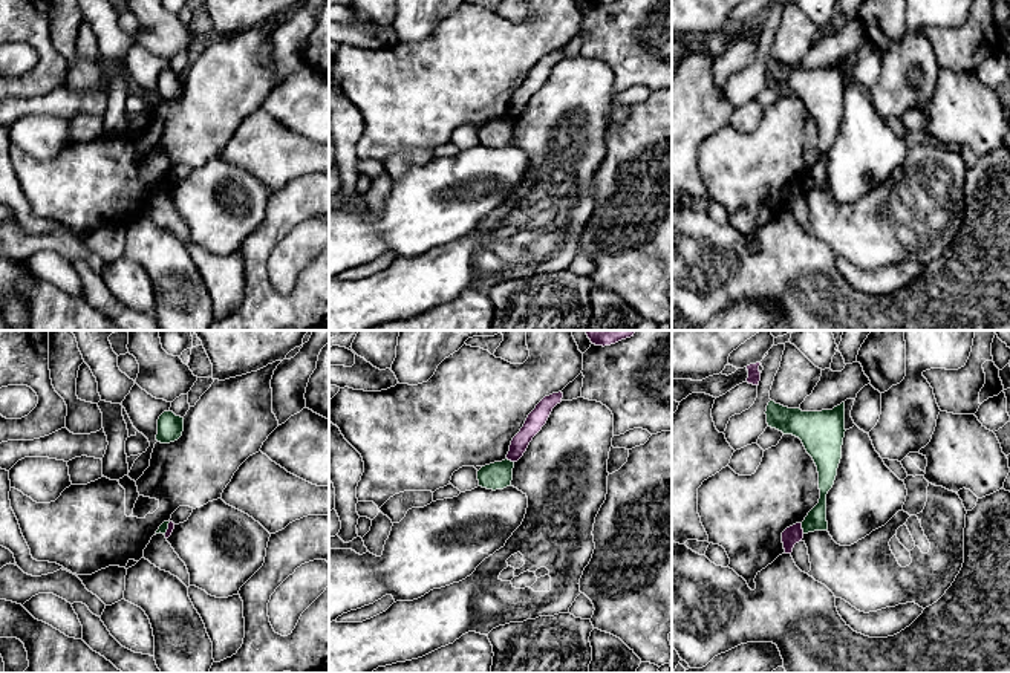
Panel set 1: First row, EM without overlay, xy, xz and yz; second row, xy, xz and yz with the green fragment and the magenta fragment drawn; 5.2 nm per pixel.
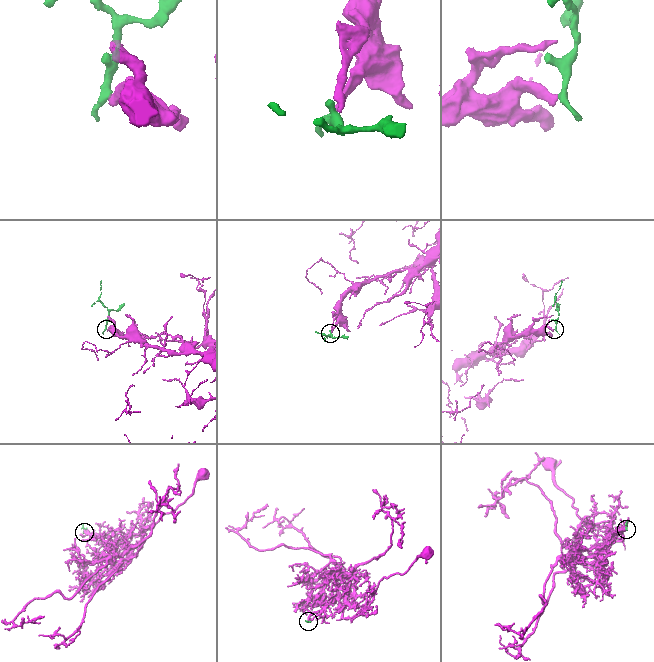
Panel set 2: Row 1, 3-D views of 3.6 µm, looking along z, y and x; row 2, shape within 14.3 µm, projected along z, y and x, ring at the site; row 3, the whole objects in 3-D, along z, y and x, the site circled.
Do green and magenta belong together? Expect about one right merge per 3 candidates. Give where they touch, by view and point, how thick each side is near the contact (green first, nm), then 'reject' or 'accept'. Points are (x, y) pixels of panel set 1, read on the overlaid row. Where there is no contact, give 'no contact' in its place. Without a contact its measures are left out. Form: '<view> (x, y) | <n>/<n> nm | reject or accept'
yz (802, 528) | 110/90 nm | reject

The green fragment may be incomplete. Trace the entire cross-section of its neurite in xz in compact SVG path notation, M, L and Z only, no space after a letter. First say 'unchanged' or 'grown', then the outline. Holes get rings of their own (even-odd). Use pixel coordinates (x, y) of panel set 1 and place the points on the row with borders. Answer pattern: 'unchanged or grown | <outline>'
unchanged | M508 459L482 467L477 471L479 486L493 491L511 486L513 468L514 462Z

